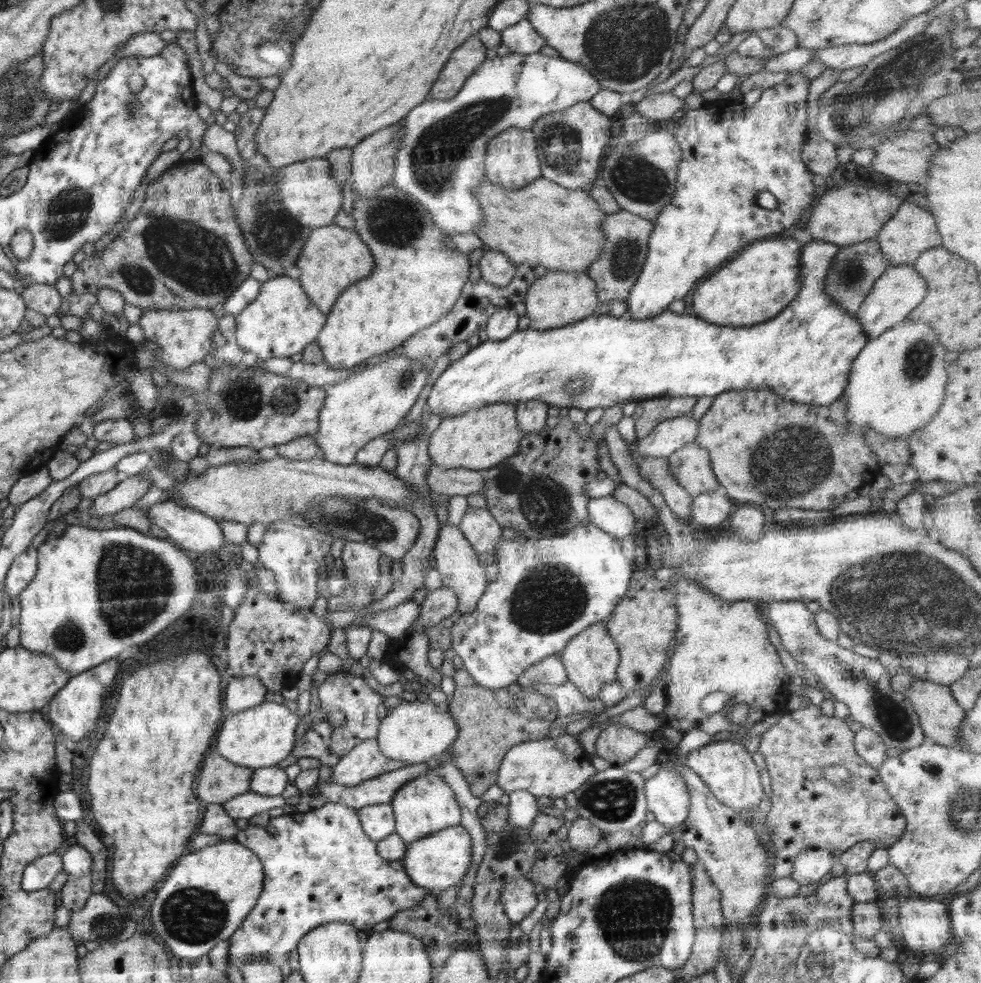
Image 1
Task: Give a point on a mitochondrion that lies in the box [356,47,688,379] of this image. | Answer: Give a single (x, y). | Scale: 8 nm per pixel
(443, 145)

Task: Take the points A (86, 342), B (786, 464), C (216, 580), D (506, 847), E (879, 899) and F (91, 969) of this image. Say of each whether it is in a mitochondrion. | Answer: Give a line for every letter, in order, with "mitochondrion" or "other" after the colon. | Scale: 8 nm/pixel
A: other
B: mitochondrion
C: other
D: mitochondrion
E: other
F: other

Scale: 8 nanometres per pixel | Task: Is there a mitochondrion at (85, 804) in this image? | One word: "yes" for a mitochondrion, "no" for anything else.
no

